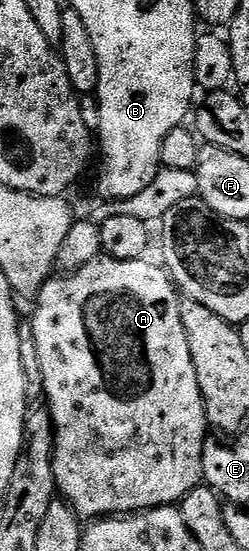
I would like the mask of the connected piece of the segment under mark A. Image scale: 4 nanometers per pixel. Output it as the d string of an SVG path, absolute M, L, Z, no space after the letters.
M101 257L90 261L90 265L86 265L82 269L65 274L64 279L53 277L48 280L48 283L40 290L40 296L34 300L36 307L30 316L32 324L32 332L34 333L34 345L38 345L38 365L42 365L42 381L44 382L44 396L46 400L46 410L52 417L52 428L56 434L56 444L54 445L54 461L52 468L54 469L54 477L56 478L56 490L66 500L69 507L80 516L84 521L95 521L105 517L119 517L122 515L130 515L137 511L149 511L155 507L170 507L179 504L181 499L192 492L196 487L201 486L203 480L203 449L205 440L209 438L210 424L206 413L204 412L204 402L202 401L202 393L198 389L198 373L194 373L194 357L190 357L190 341L186 341L186 328L182 325L182 309L180 308L181 292L178 290L175 283L172 281L172 276L168 274L163 266L148 263L147 258L143 259L109 259Z

